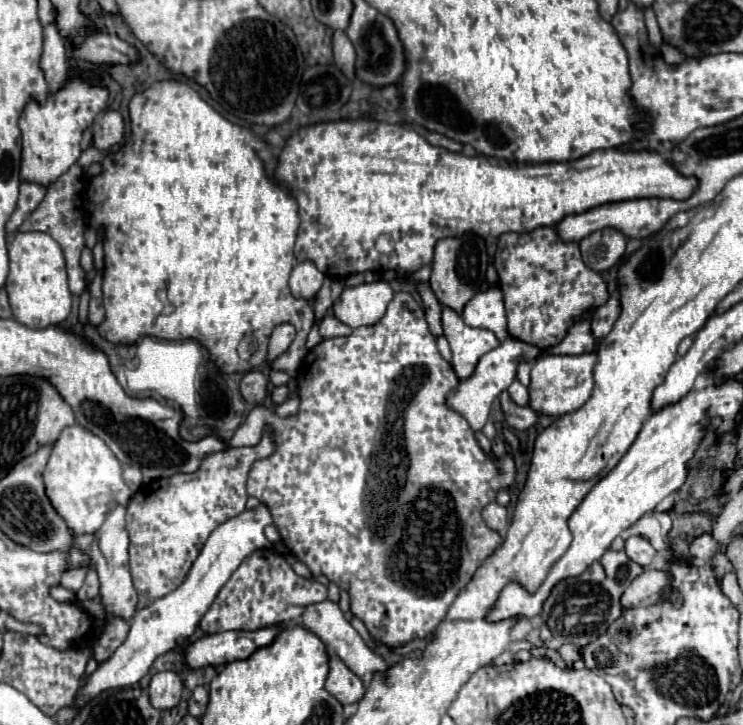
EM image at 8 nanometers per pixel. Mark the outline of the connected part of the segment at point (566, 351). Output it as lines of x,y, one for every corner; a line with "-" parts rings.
584,315
584,319
578,321
558,345
550,347
548,353
552,353
552,355
582,355
582,353
594,351
594,347
596,347
596,341
590,331
590,315

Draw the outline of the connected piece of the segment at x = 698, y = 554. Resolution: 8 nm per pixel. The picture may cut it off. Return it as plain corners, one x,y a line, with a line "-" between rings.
702,533
698,537
694,537
694,541
690,543
690,557
700,559
700,561
708,561
712,559
712,555
716,555
716,551
720,549
720,543
716,543
716,539
710,533

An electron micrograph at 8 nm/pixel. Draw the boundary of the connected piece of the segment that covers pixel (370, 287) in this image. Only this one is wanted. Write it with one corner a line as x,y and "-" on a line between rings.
388,281
364,283
358,287
344,289
342,295
336,299
332,311
342,323
350,325
352,329
362,325
374,325
386,313
386,307
392,297
394,289

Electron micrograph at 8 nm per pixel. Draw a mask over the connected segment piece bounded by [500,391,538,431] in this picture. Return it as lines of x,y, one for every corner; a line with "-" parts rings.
506,391
500,395
500,403
502,403
504,419
506,419
506,423
508,423
512,429
524,431
524,429
530,429
530,427
538,421
536,411
528,411
526,407
516,405
516,403
508,397
508,393
506,393

